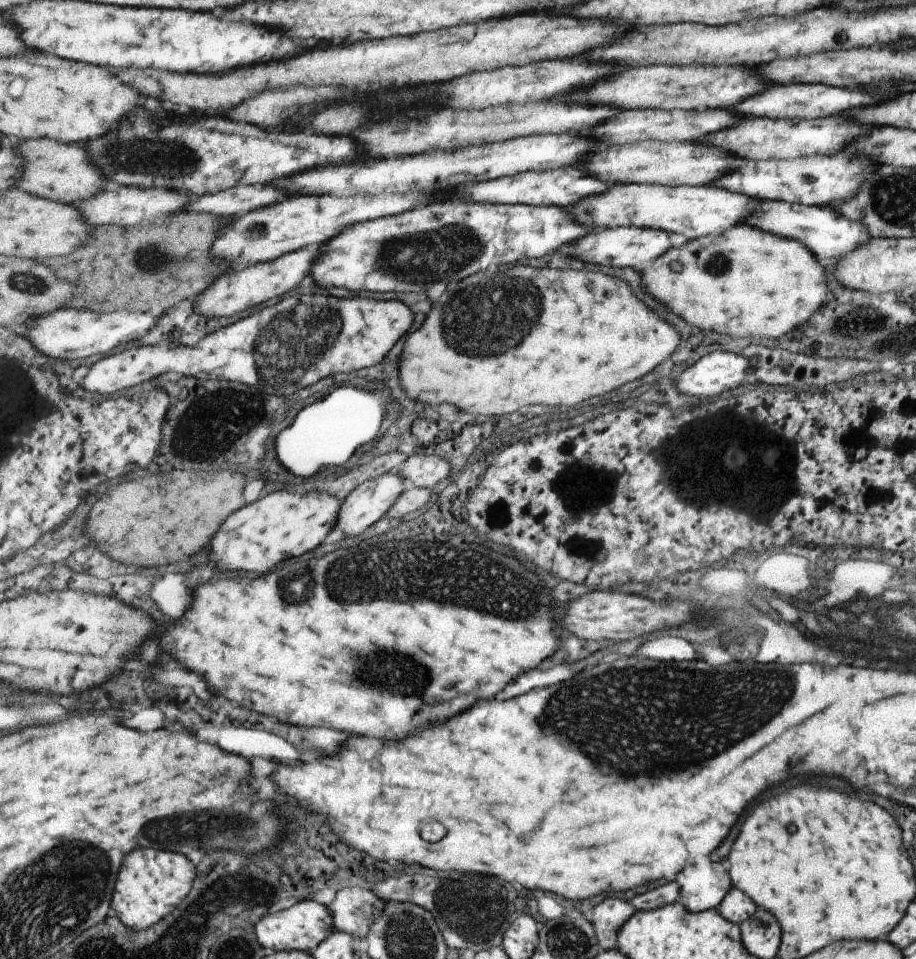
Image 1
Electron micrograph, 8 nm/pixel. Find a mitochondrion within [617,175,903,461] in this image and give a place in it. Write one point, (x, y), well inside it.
(719, 264)

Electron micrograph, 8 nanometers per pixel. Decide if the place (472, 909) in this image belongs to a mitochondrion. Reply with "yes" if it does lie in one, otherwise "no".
yes

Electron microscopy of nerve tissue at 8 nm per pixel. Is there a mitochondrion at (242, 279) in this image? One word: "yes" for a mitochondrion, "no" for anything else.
no

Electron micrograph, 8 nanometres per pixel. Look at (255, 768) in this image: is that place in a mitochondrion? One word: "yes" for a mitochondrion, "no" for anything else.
no

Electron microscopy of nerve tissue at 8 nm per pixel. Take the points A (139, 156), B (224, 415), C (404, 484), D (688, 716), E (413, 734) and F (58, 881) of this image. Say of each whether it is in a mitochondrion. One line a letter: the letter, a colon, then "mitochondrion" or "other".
A: mitochondrion
B: mitochondrion
C: other
D: mitochondrion
E: other
F: mitochondrion

